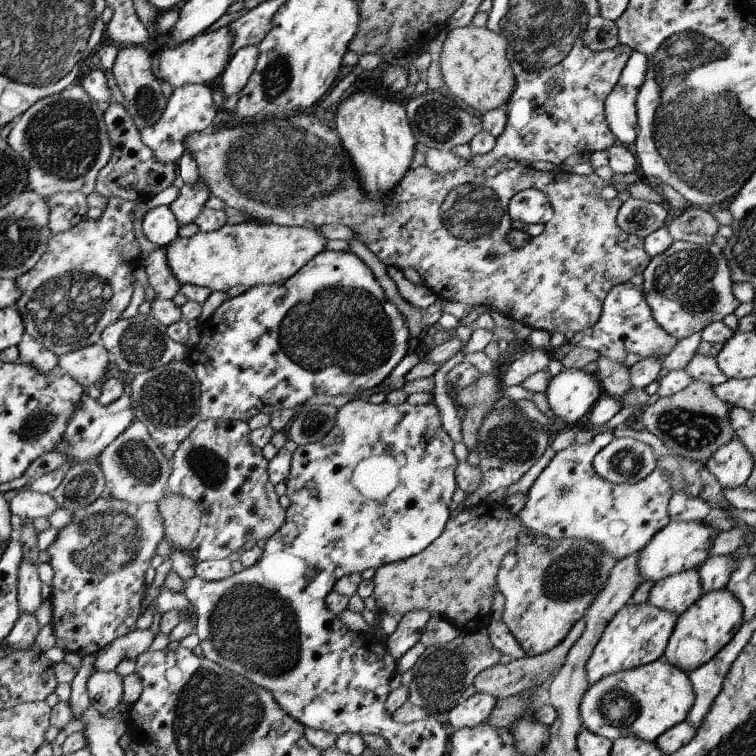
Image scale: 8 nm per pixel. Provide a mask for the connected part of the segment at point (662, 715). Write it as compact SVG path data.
M662 655L653 662L610 673L591 684L578 707L582 727L613 742L620 737L636 737L654 742L663 732L686 720L694 702L688 676L669 665Z

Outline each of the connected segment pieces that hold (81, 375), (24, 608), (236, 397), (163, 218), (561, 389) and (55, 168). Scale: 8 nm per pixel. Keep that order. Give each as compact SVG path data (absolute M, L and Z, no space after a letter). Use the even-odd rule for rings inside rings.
M96 342L57 356L56 370L71 376L77 384L91 388L97 380L100 383L103 381L107 360L108 353Z
M23 559L16 573L16 600L19 614L26 613L34 616L38 605L43 601L40 585L36 566Z
M323 250L320 254L313 256L309 262L303 264L293 276L287 278L281 284L253 286L239 296L225 299L215 309L215 312L207 320L199 322L196 328L199 330L199 340L193 347L189 348L184 362L193 370L195 378L199 382L200 417L204 420L241 421L245 424L258 413L271 415L272 412L278 413L284 409L291 409L295 412L301 404L313 395L337 396L344 393L355 393L359 390L369 390L381 385L383 380L391 374L393 368L406 356L408 343L411 339L407 332L405 318L399 314L395 305L387 301L371 270L350 251Z
M168 206L147 210L141 220L143 236L158 248L165 248L178 237L178 224Z
M571 368L561 369L551 378L544 394L553 415L571 428L588 415L595 400L603 393L595 374Z
M75 84L65 88L57 96L40 99L17 118L13 128L9 128L6 142L20 158L27 162L27 189L41 198L51 197L61 192L79 192L85 196L94 192L95 178L99 170L109 162L111 156L111 146L103 122L104 110L103 104L93 102L85 94L85 90L79 84Z

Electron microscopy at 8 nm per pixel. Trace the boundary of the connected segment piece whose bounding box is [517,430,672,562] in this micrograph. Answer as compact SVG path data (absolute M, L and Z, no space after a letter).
M613 430L606 431L592 436L591 440L582 444L573 444L567 446L565 450L556 452L549 460L549 464L541 470L541 473L531 488L526 492L527 500L523 504L523 508L517 512L517 520L523 524L531 533L545 536L549 540L567 540L588 539L600 549L607 552L616 562L625 555L634 554L648 544L648 541L669 522L667 514L668 502L671 499L672 492L669 486L669 478L661 473L657 467L645 476L643 480L635 482L635 484L614 484L600 478L591 467L592 459L598 454L601 448L604 448L611 442L613 438Z

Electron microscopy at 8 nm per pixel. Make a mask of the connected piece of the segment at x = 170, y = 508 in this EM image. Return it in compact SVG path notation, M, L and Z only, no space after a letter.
M167 494L156 503L163 526L163 536L171 542L173 550L187 551L200 526L200 512L195 502L181 498L179 494Z

